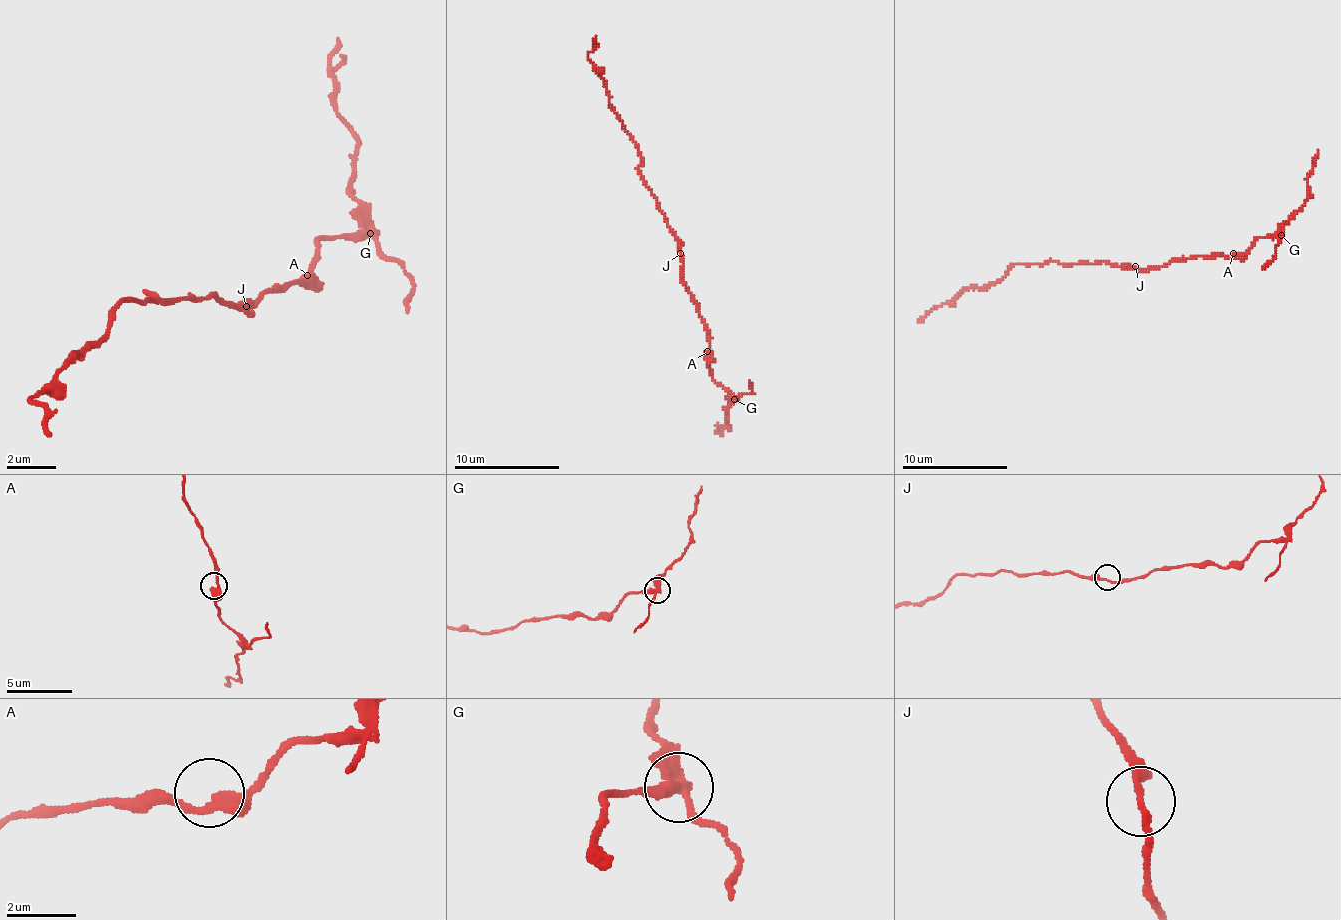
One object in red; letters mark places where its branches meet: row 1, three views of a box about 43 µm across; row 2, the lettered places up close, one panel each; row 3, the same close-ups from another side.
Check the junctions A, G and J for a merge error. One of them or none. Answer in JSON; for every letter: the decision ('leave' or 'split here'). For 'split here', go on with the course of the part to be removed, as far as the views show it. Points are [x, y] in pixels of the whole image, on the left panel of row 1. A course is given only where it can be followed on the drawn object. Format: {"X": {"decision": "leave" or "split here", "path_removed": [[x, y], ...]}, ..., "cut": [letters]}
{"A": {"decision": "leave"}, "G": {"decision": "split here", "path_removed": [[369, 232], [356, 146], [338, 103], [338, 35]]}, "J": {"decision": "leave"}, "cut": ["G"]}

